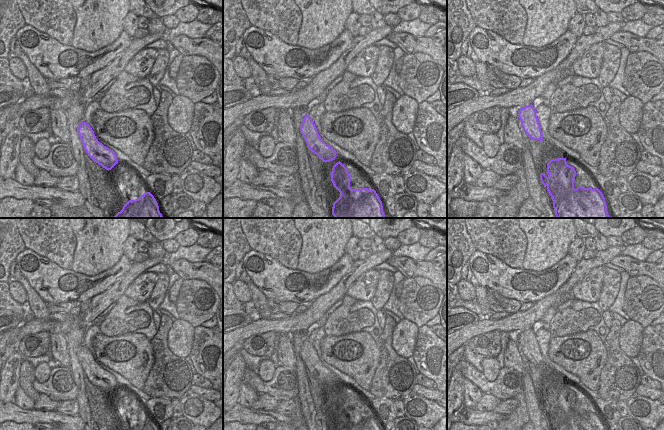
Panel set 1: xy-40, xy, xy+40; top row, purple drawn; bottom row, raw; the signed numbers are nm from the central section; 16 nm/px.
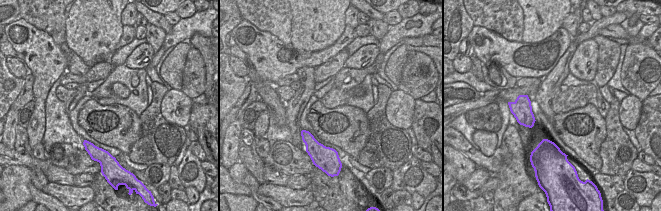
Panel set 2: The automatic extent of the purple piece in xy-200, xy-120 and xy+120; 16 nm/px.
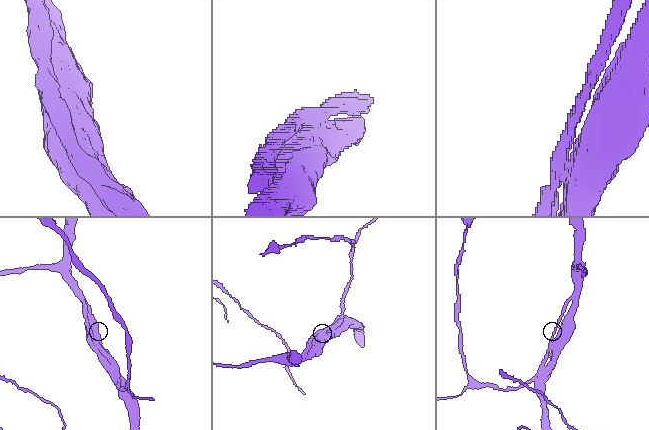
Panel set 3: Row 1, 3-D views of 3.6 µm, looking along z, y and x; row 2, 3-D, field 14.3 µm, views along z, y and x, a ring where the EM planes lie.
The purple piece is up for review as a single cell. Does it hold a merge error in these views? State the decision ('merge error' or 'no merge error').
no merge error

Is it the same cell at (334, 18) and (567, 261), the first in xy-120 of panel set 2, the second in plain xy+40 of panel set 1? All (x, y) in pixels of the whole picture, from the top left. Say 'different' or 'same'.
different

